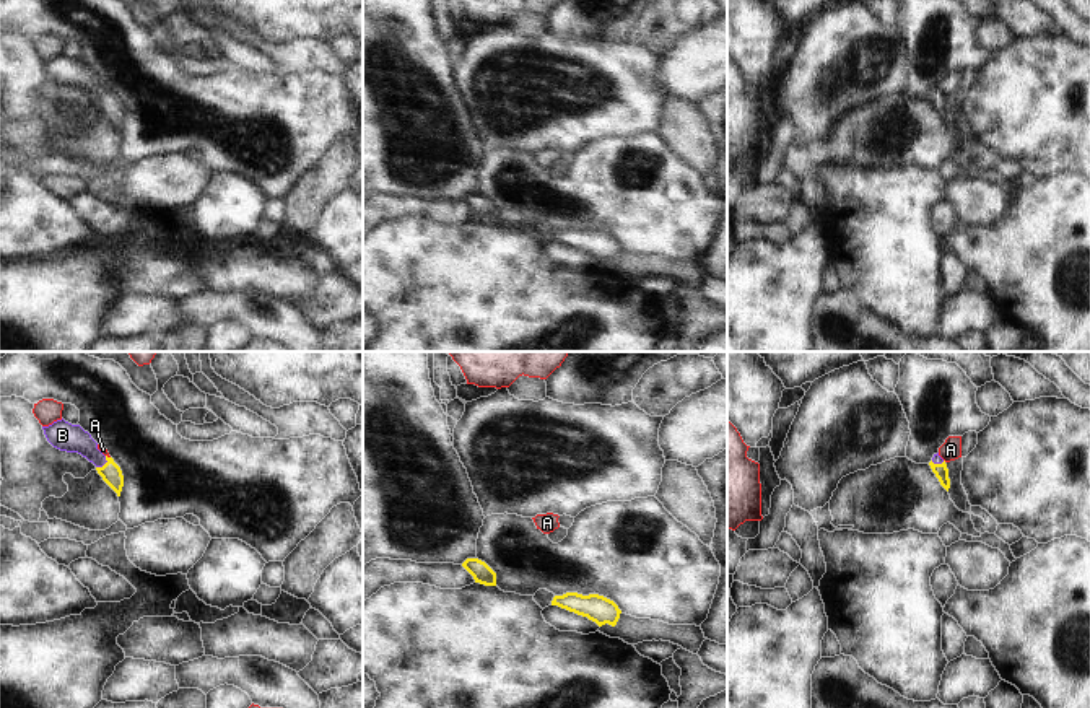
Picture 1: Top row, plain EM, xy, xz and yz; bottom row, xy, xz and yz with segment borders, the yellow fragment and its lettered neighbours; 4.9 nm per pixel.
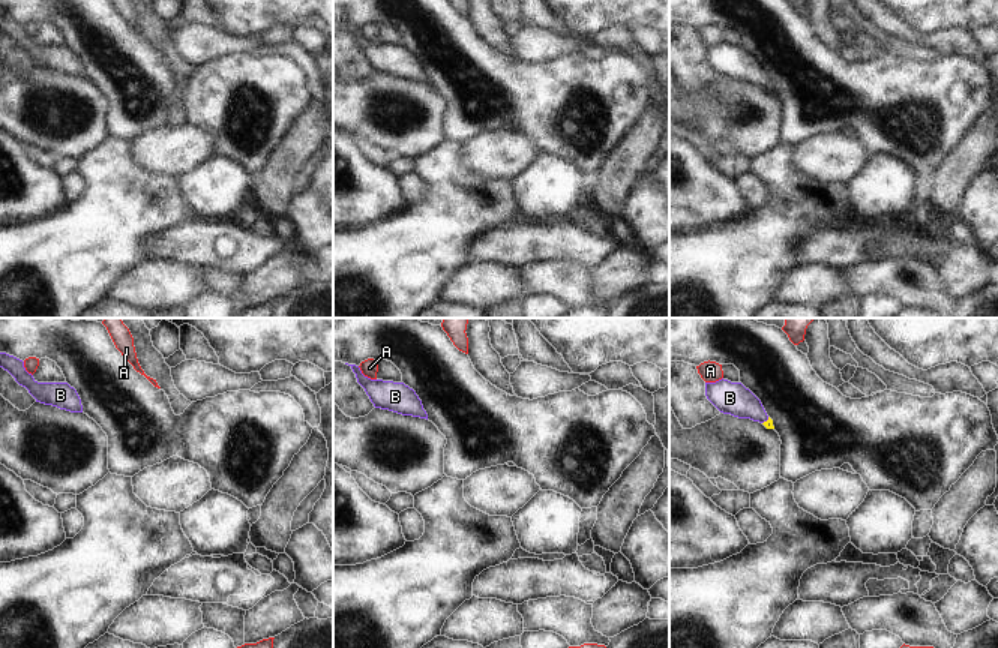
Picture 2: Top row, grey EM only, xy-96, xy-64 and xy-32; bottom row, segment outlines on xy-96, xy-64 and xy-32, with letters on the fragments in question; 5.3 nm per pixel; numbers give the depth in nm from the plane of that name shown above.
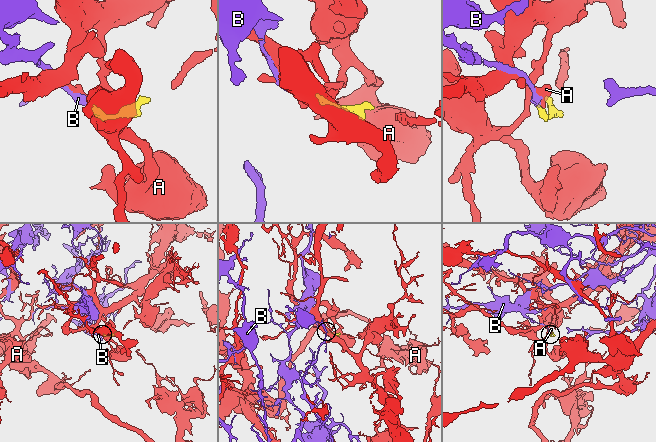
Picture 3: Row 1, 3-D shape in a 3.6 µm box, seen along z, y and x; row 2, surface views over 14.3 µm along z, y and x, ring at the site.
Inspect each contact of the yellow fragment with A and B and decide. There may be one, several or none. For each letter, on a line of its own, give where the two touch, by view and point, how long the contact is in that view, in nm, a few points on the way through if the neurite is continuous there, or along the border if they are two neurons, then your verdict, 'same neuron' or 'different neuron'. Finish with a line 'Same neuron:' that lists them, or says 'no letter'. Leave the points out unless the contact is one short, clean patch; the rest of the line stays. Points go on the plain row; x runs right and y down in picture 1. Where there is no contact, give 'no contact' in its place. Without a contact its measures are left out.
A: contact xy (106, 91); length 30 nm; border xy (106, 90), (109, 93); different neuron
B: contact xy (104, 100); length 80 nm; way xy (111, 108), (104, 100), (80, 77), (65, 72); same neuron
Same neuron: B

